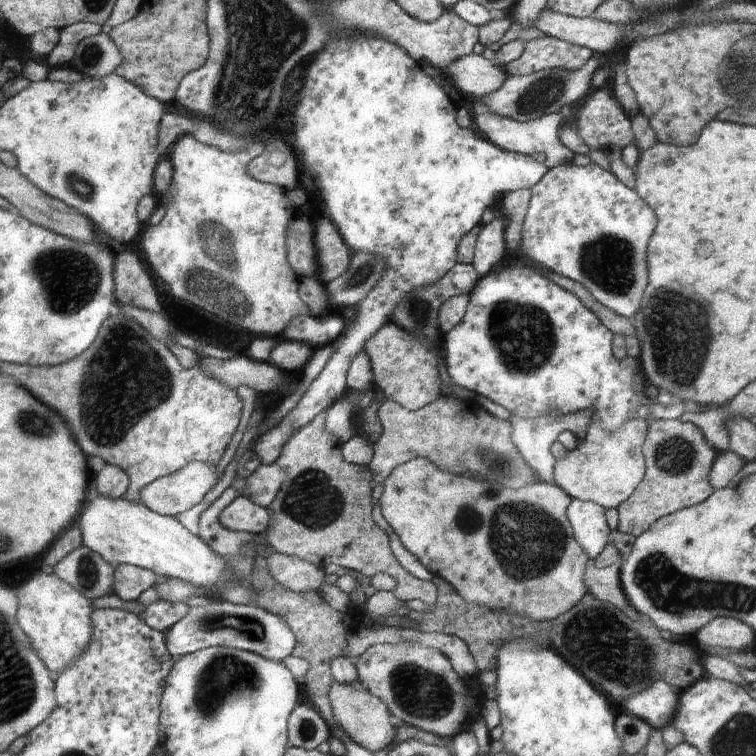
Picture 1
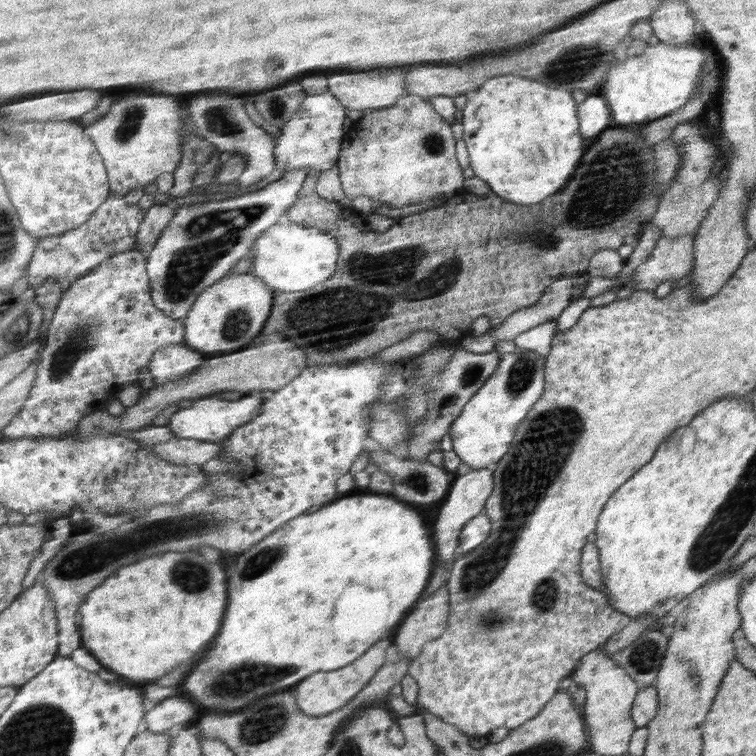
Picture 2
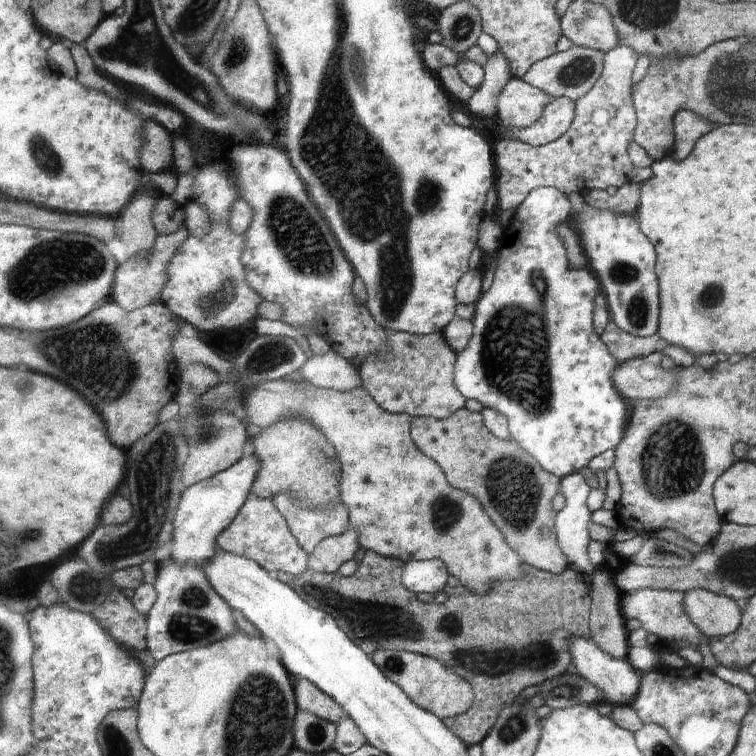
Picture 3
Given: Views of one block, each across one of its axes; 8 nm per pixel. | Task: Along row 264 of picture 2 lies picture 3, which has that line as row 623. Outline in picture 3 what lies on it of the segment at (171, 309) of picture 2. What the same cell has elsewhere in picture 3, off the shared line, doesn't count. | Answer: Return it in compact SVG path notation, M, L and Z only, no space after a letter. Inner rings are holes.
M248 451L233 467L220 472L213 479L205 479L201 483L194 484L193 487L184 488L180 494L172 522L173 548L165 561L157 563L158 574L156 583L153 585L157 593L157 600L147 615L148 648L156 662L167 659L175 653L190 651L199 647L209 647L211 643L218 643L220 640L227 639L238 630L232 615L232 608L209 584L201 565L205 561L213 560L215 556L214 546L216 546L218 536L222 535L240 514L241 508L252 493L253 484L256 482L261 466L262 460L258 460L256 454Z

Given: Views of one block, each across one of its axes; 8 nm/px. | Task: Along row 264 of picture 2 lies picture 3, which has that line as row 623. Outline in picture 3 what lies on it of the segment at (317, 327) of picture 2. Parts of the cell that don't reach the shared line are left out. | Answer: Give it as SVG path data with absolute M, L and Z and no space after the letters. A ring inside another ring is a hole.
M366 551L362 561L358 562L357 572L354 572L352 576L348 577L341 576L339 573L318 573L317 571L310 571L309 569L298 575L290 575L289 573L282 573L281 571L270 572L270 575L296 590L296 592L307 600L310 605L316 606L318 609L322 609L326 613L329 613L330 616L334 618L334 621L337 622L337 625L340 626L340 628L369 656L372 657L372 654L376 653L379 649L398 649L400 651L427 655L428 657L433 657L435 660L440 661L447 669L457 673L460 677L464 677L465 680L473 686L473 692L476 694L476 702L465 714L446 719L444 720L444 724L448 726L457 737L460 737L462 742L466 740L466 743L464 743L466 746L469 746L469 744L473 746L483 743L485 737L496 723L497 716L500 715L500 710L502 708L502 692L504 692L504 690L510 690L510 694L518 694L518 692L523 692L527 687L542 684L546 680L557 678L569 672L572 666L572 654L570 653L569 640L574 637L588 637L586 614L588 614L588 596L590 596L590 594L588 594L588 584L584 582L586 576L574 572L572 566L568 566L565 571L559 574L542 571L533 568L531 565L528 566L527 564L525 568L528 574L526 574L523 579L507 579L496 582L494 588L491 587L489 591L480 596L470 591L454 576L450 575L446 582L445 589L443 590L446 592L448 598L446 598L445 604L438 604L438 606L434 603L426 603L426 600L422 600L422 596L415 596L416 594L405 588L401 580L402 572L405 569L405 563L403 561L373 551Z

